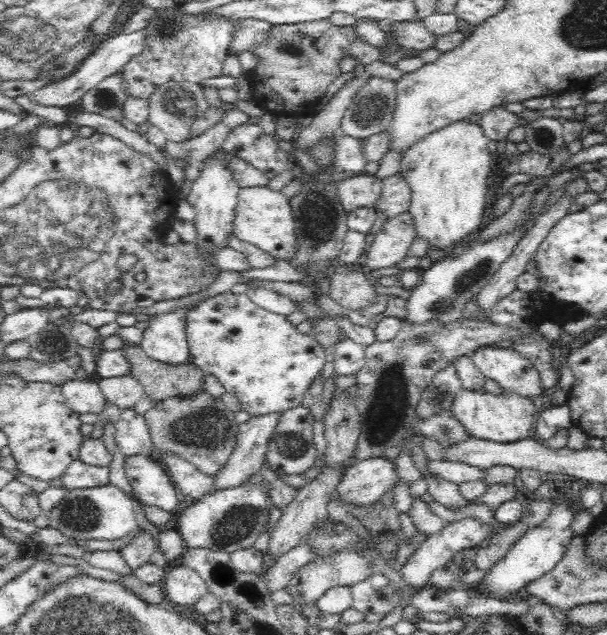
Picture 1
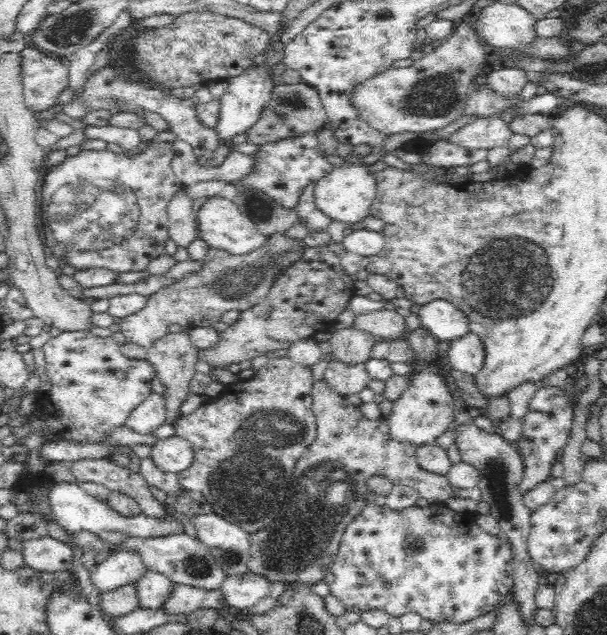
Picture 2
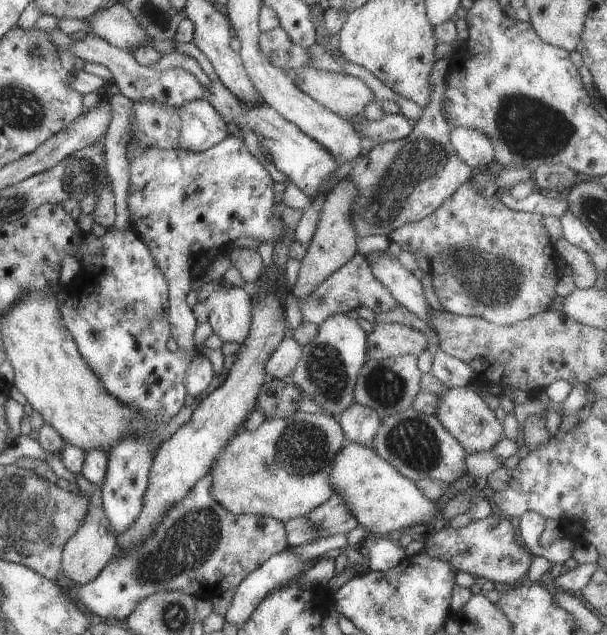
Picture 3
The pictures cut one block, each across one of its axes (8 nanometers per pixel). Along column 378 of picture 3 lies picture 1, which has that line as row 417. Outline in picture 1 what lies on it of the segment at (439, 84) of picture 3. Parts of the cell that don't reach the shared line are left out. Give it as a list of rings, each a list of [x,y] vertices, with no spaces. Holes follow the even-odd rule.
[[[204,391],[194,396],[170,396],[155,402],[143,414],[153,451],[169,456],[178,456],[190,462],[198,471],[214,477],[223,470],[230,459],[239,430],[234,419],[234,411],[226,408],[220,397],[210,396]]]

